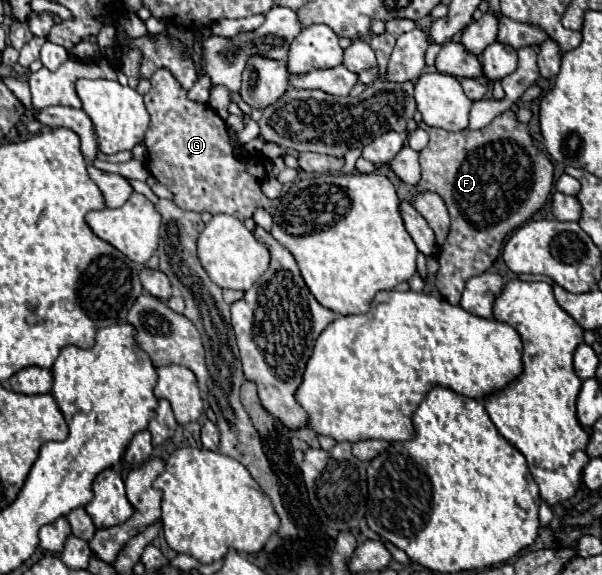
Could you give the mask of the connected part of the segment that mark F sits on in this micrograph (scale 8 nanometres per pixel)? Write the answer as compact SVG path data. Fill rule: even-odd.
M505 110L503 114L495 116L493 122L481 130L447 132L429 126L421 128L429 132L429 144L419 152L421 180L417 184L417 190L437 192L447 204L451 216L451 232L439 256L437 288L449 304L459 304L467 280L487 272L499 256L505 236L525 224L547 202L547 196L553 188L553 164L547 154L533 144L529 126L519 122L513 110Z

